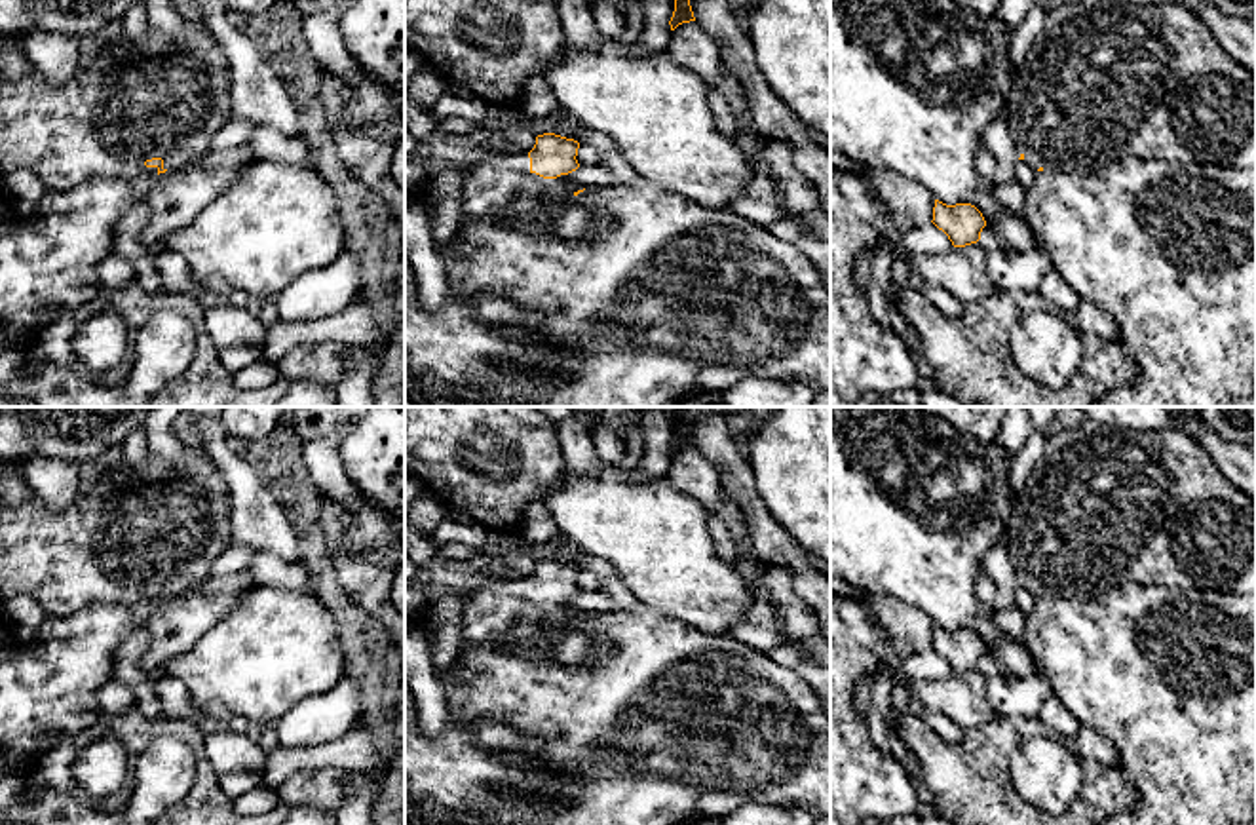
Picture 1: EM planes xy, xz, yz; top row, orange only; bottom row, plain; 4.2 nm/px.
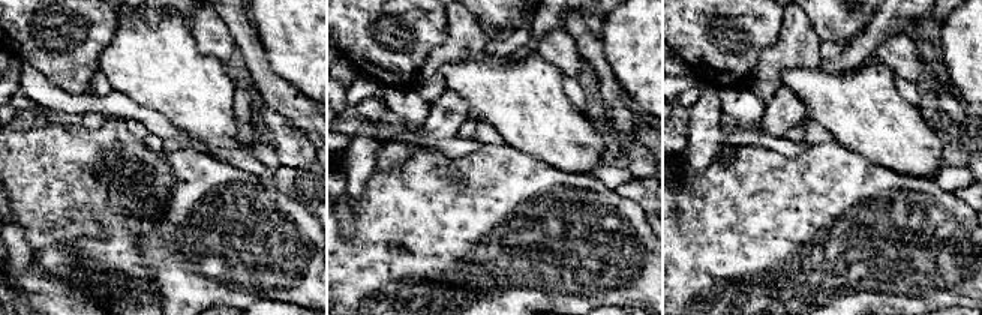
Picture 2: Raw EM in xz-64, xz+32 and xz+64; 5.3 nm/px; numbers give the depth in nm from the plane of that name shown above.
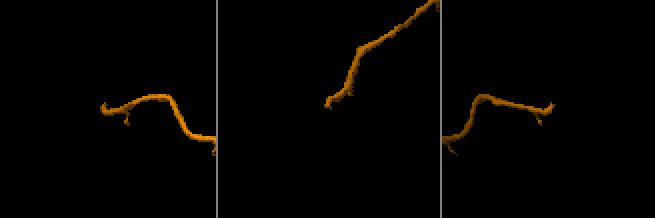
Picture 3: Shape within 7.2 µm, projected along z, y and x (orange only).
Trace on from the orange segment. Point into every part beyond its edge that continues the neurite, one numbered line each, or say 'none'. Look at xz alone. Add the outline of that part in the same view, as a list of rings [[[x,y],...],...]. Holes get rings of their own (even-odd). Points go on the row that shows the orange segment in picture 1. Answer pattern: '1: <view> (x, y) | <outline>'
1: xz (489, 187) | [[[528,152],[490,154],[475,163],[456,163],[462,173],[460,224],[469,221],[500,221],[511,201],[523,194],[538,194],[542,209],[557,238],[578,241],[593,232],[608,230],[614,221],[595,219],[572,196],[578,190],[564,188],[559,179],[543,179],[530,171]]]

